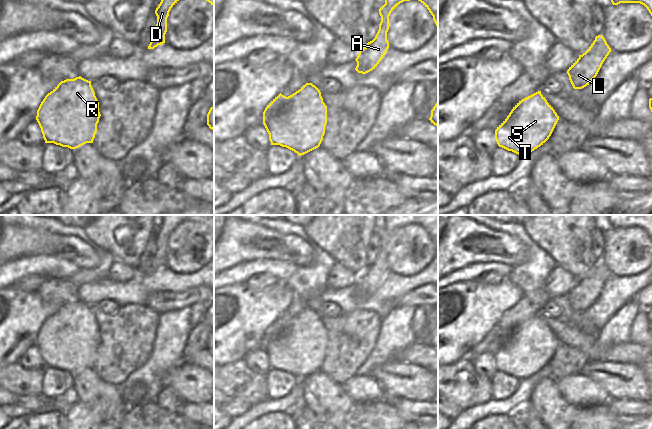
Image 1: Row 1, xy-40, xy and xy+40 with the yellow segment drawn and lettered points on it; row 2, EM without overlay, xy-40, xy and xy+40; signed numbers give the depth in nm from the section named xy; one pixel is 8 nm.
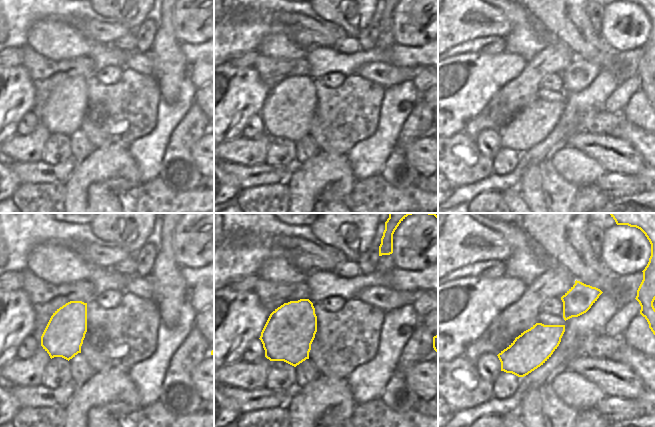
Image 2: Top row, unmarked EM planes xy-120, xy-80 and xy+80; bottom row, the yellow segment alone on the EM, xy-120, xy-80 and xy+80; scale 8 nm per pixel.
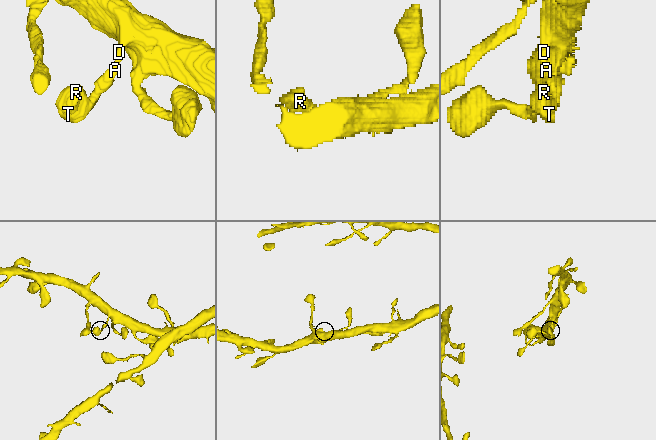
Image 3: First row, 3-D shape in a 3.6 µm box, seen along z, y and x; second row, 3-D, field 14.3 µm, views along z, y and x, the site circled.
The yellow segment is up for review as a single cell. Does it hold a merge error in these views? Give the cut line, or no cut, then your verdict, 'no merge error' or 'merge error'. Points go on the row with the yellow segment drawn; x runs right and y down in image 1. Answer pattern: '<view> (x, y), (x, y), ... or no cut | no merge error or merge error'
no cut | no merge error

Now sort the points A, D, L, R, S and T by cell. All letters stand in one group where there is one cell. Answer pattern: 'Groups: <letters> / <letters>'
Groups: A D L R S T.

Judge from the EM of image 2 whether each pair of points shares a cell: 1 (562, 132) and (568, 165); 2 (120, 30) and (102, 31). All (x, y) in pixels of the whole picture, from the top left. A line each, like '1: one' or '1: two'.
1: two
2: one

